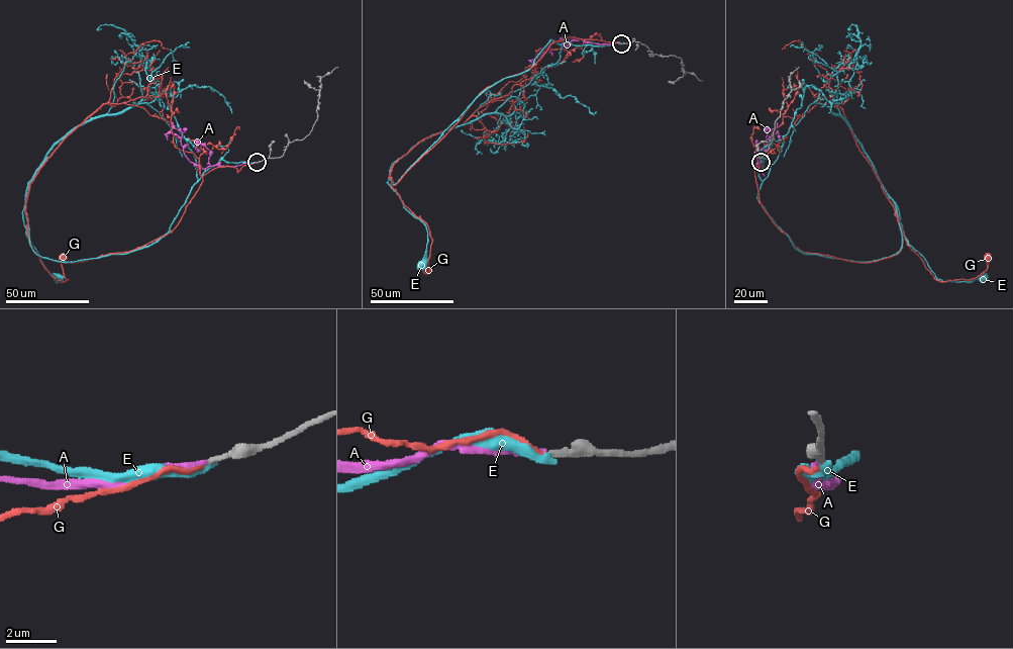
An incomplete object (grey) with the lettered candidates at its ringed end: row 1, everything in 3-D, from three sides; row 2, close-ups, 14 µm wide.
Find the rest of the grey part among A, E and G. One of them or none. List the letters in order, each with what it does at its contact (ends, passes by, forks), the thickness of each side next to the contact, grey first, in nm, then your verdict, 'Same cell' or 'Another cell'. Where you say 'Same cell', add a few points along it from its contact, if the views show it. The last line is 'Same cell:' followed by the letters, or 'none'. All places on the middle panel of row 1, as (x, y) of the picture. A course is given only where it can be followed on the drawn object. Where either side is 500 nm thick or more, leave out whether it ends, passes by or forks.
A: It ends there. Thickness 240 nm (grey) against 240 nm. Another cell
E: It ends there. Thickness 260 nm (grey) against 320 nm. Another cell
G: It ends there. Thickness 240 nm (grey) against 220 nm. Same cell. Its course: (621, 43), (553, 41), (530, 68), (486, 87), (391, 182), (428, 226), (426, 271)
Same cell: G

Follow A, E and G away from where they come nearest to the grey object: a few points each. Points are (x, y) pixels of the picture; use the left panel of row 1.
A: (258, 162), (214, 165), (202, 169), (185, 154), (177, 134), (168, 132), (168, 140)
E: (258, 162), (208, 169), (170, 230), (123, 254), (42, 257), (30, 244), (24, 205), (26, 236), (58, 279)
G: (257, 162), (209, 171), (172, 230), (125, 252), (54, 261), (32, 250), (27, 225), (64, 282), (62, 257)

